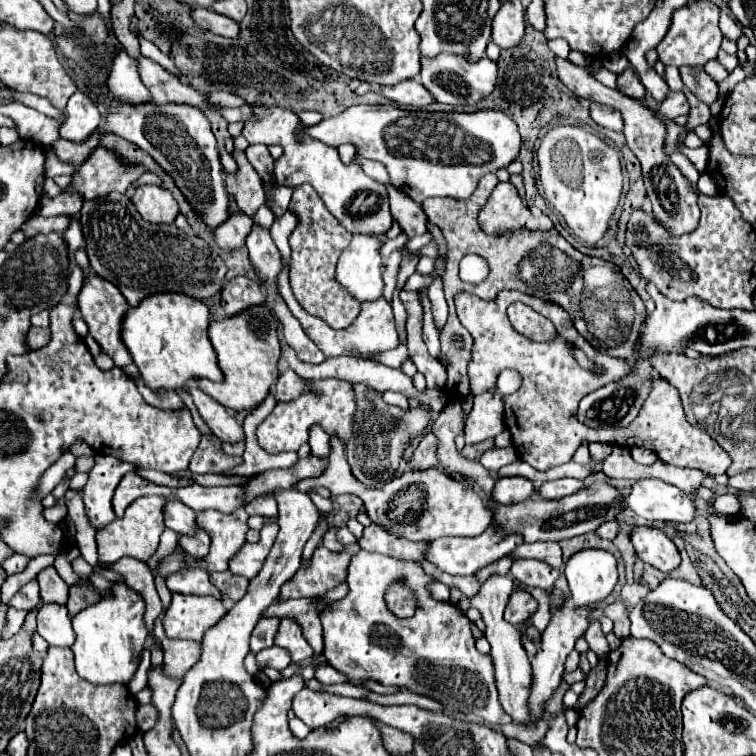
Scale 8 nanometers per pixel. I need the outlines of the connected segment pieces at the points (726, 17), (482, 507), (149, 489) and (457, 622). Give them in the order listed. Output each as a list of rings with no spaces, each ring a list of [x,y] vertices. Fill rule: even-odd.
[[[720,14],[720,30],[724,34],[724,38],[738,42],[738,38],[744,34],[742,28],[736,24],[736,20],[730,14]]]
[[[330,438],[330,444],[332,456],[328,458],[328,468],[322,472],[322,476],[301,480],[294,489],[307,493],[313,488],[326,487],[332,492],[330,498],[336,498],[344,492],[358,494],[366,506],[366,514],[374,524],[412,542],[426,542],[440,536],[480,536],[492,524],[492,512],[474,492],[474,488],[450,480],[442,468],[408,470],[382,488],[370,490],[352,476],[342,442],[338,442],[338,438]]]
[[[128,472],[128,474],[122,476],[120,484],[116,486],[112,506],[114,506],[116,516],[120,518],[124,514],[124,510],[126,510],[126,506],[130,506],[130,502],[134,502],[136,498],[154,496],[154,494],[166,494],[166,492],[168,492],[168,488],[156,486],[152,482],[146,482],[136,472]]]
[[[360,550],[354,556],[354,562],[350,562],[348,570],[348,586],[350,592],[346,598],[332,602],[324,612],[322,612],[322,626],[324,626],[324,658],[334,666],[338,672],[342,672],[350,684],[362,686],[366,680],[376,680],[384,686],[400,686],[406,688],[414,694],[428,696],[440,704],[444,704],[450,710],[464,712],[468,716],[478,716],[484,722],[490,724],[508,724],[508,714],[502,710],[498,702],[498,692],[494,686],[494,662],[490,654],[480,654],[474,646],[474,636],[470,630],[470,622],[466,616],[448,602],[438,602],[430,596],[426,584],[434,580],[424,574],[420,564],[408,562],[408,560],[398,560],[382,554],[372,554],[366,550]],[[400,581],[412,590],[414,598],[417,599],[418,606],[412,618],[398,618],[392,614],[386,606],[384,594],[386,588],[394,582]],[[418,666],[434,666],[434,672],[426,672],[418,676]]]

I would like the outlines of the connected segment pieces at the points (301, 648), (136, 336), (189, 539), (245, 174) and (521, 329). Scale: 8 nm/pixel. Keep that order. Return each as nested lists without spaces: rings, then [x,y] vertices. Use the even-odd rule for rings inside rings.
[[[288,618],[280,620],[280,630],[278,630],[274,644],[288,650],[292,664],[298,664],[298,662],[302,662],[302,660],[306,660],[314,654],[314,650],[310,648],[306,638],[302,636],[300,626],[294,620],[288,620]]]
[[[158,292],[146,296],[136,308],[130,308],[124,314],[120,336],[148,388],[188,390],[190,380],[194,378],[208,378],[216,382],[222,380],[214,348],[206,334],[208,322],[208,306],[180,292]]]
[[[196,526],[196,532],[192,536],[178,536],[178,544],[186,552],[190,552],[190,556],[200,558],[200,556],[206,556],[206,550],[210,546],[210,536],[206,534],[204,528]]]
[[[234,152],[234,160],[238,162],[238,174],[226,176],[226,190],[238,202],[238,208],[253,217],[261,205],[265,204],[263,180],[258,172],[250,166],[244,152]]]
[[[516,302],[508,308],[508,318],[510,318],[512,328],[528,340],[554,340],[554,338],[558,338],[554,324],[548,318],[534,312],[532,308],[524,306],[522,302]]]

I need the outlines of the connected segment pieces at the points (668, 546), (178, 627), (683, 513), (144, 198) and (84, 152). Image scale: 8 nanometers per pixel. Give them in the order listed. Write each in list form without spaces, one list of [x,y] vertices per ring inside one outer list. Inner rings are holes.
[[[634,526],[630,532],[630,540],[638,558],[662,572],[670,572],[680,564],[680,554],[674,542],[658,528]]]
[[[174,592],[170,606],[162,614],[162,626],[168,638],[200,642],[204,630],[214,626],[222,614],[226,614],[226,608],[222,600],[216,600],[214,596]]]
[[[638,478],[634,480],[634,484],[630,486],[630,492],[628,492],[628,498],[626,498],[626,504],[642,518],[648,518],[648,520],[662,520],[662,522],[690,522],[696,512],[694,512],[694,502],[678,488],[678,486],[672,486],[664,480],[658,480],[658,478]]]
[[[138,186],[132,196],[132,204],[136,206],[138,214],[152,224],[172,224],[178,216],[178,204],[174,196],[160,186]]]
[[[92,134],[86,142],[80,142],[80,144],[76,144],[76,142],[66,142],[66,140],[60,138],[58,142],[52,144],[52,148],[54,148],[54,152],[58,154],[60,160],[74,162],[76,166],[80,166],[80,162],[98,146],[98,138],[100,138],[100,134]]]

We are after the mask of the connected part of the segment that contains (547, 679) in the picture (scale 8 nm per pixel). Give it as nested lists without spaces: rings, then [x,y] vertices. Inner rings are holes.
[[[572,606],[560,608],[560,610],[556,610],[552,614],[548,628],[542,632],[542,644],[540,644],[538,652],[536,652],[536,656],[532,658],[532,666],[534,666],[534,698],[530,698],[530,702],[532,702],[530,706],[534,706],[534,716],[540,718],[544,700],[548,700],[550,694],[558,688],[558,682],[562,680],[560,674],[564,670],[566,656],[574,650],[574,642],[586,632],[590,614],[592,614],[590,608],[572,608]]]

